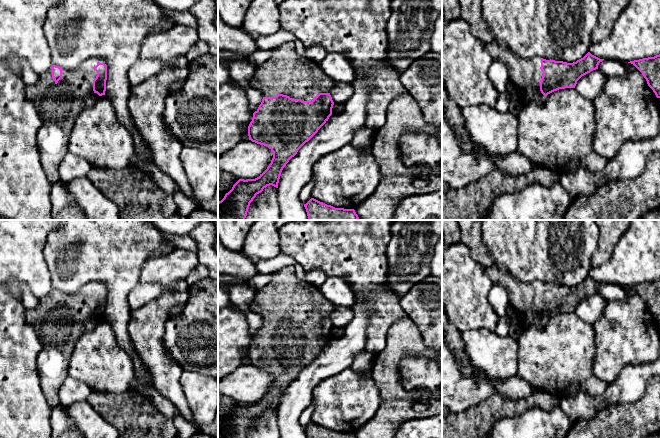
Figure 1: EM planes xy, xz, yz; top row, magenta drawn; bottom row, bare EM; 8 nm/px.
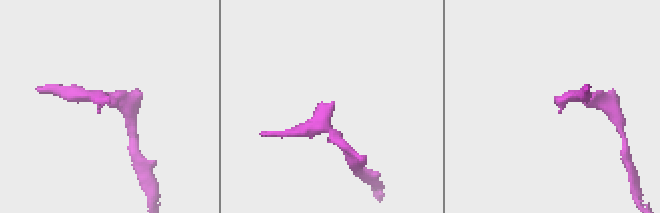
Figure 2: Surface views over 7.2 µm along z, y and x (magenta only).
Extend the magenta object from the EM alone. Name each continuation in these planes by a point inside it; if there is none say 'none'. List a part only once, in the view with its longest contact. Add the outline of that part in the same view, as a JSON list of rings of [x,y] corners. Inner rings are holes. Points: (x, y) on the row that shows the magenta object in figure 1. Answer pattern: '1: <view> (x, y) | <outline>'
1: xz (286, 72) | [[[288,42],[275,48],[268,60],[256,65],[251,81],[251,88],[259,90],[263,97],[275,97],[283,94],[302,101],[312,101],[319,93],[330,93],[337,84],[322,72],[317,62],[299,55],[294,42]]]

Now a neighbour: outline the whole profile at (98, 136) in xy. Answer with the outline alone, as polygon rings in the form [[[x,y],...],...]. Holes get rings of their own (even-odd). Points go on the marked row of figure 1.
[[[106,95],[99,96],[80,111],[70,133],[68,150],[86,159],[92,167],[114,170],[130,166],[135,155],[132,136],[118,120],[115,108]]]

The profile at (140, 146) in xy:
[[[137,132],[136,135],[132,135],[134,151],[140,155],[144,155],[149,158],[149,160],[153,161],[153,154],[143,136]]]

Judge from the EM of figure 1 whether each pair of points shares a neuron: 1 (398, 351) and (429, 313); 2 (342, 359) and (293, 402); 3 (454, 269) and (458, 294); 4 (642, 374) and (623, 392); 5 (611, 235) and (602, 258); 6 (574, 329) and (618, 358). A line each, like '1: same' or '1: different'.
1: different
2: same
3: same
4: same
5: same
6: different

